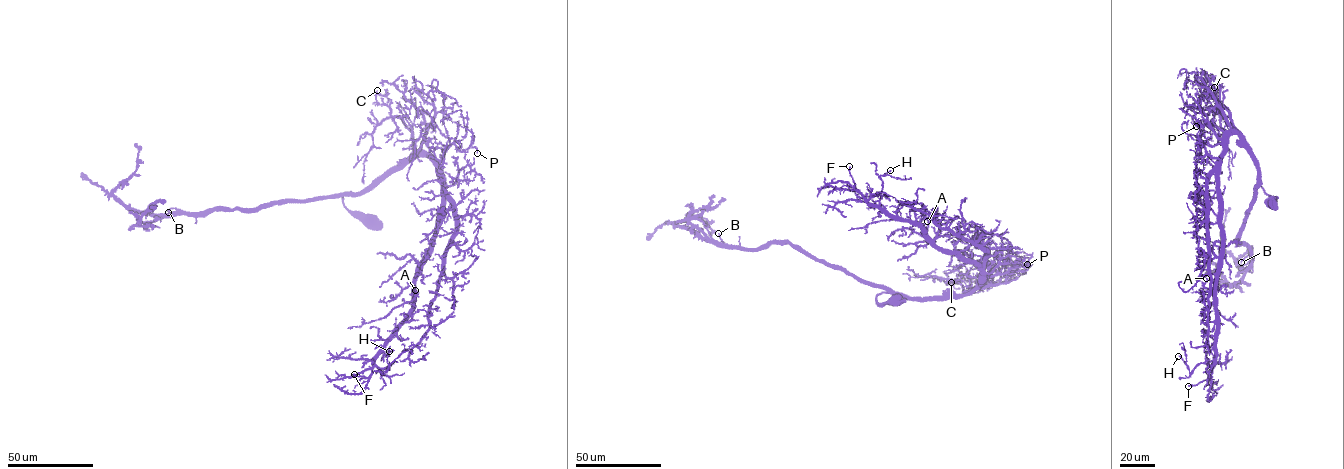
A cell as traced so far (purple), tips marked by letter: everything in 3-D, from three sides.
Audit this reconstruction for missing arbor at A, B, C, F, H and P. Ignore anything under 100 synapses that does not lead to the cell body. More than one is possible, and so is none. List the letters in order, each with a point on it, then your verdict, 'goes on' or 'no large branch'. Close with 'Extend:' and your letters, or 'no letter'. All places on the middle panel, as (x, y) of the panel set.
A: at (927, 221); no large branch
B: at (718, 233); goes on
C: at (951, 282); no large branch
F: at (849, 166); no large branch
H: at (890, 170); no large branch
P: at (1027, 264); no large branch
Extend: B

